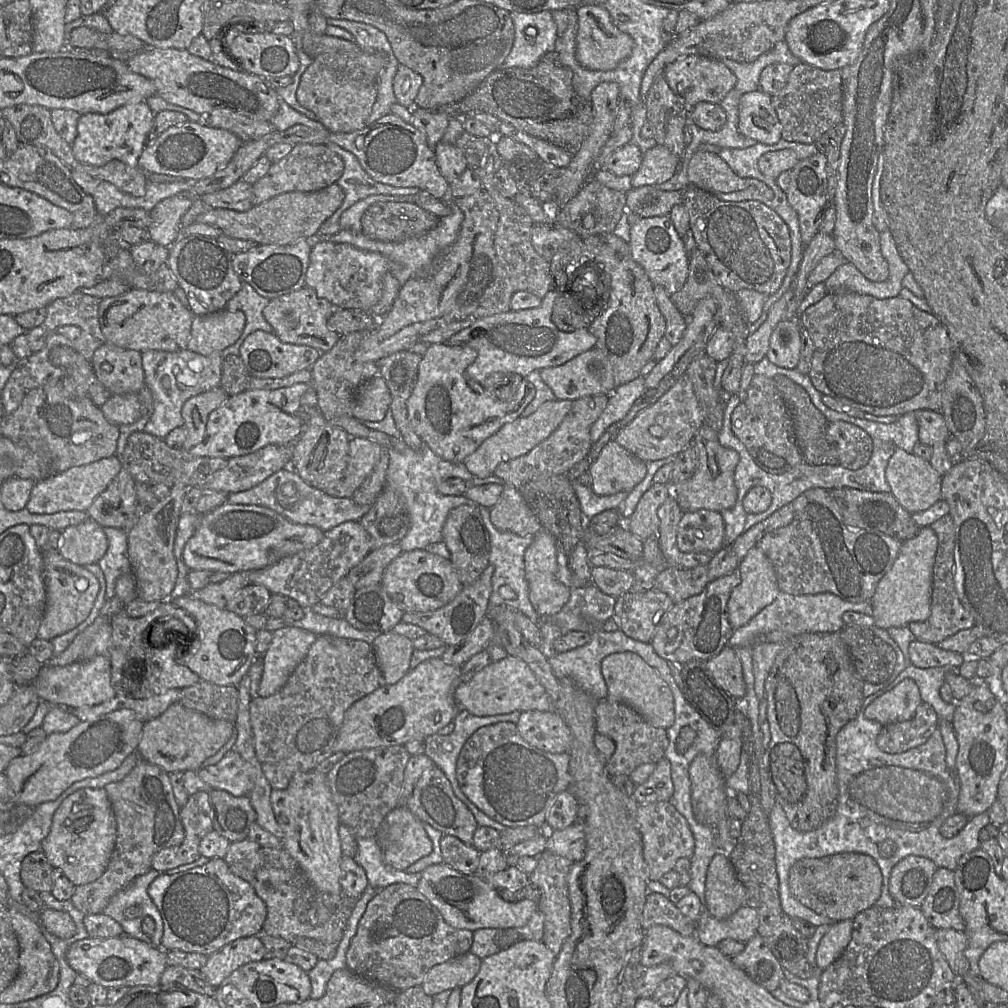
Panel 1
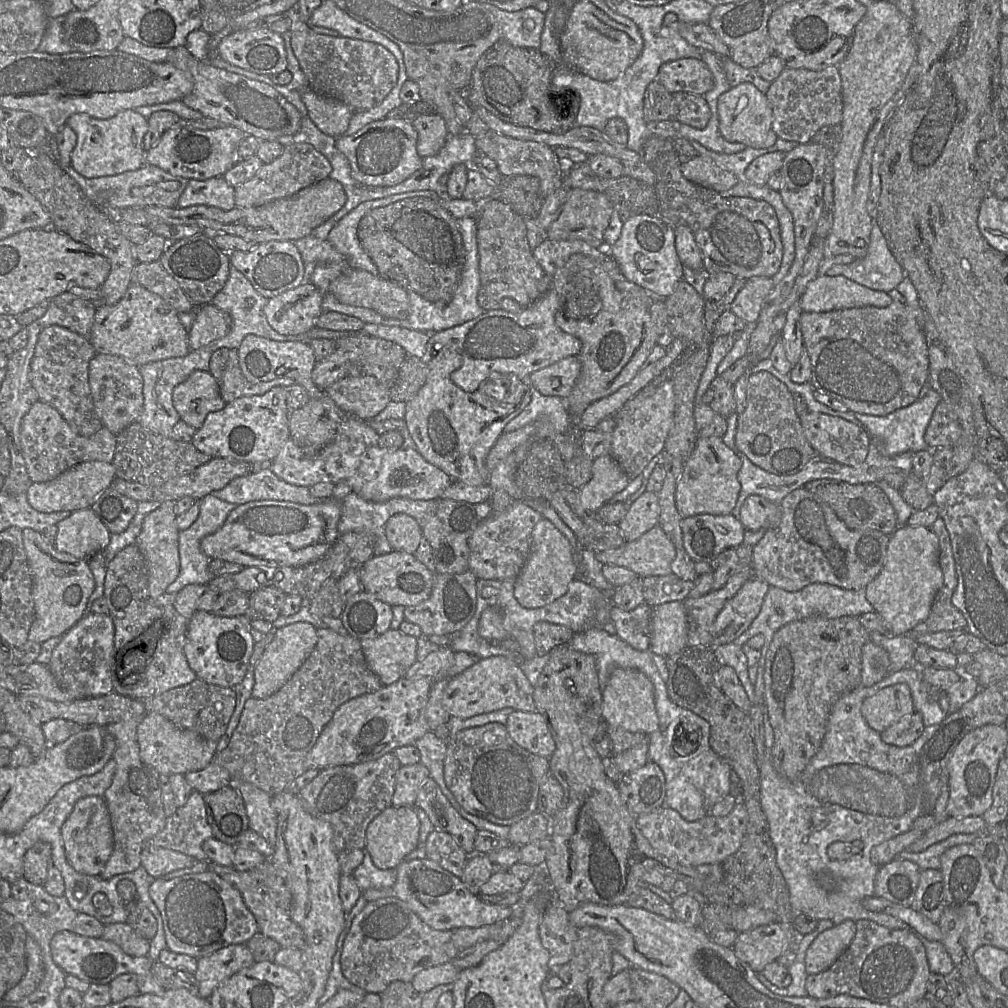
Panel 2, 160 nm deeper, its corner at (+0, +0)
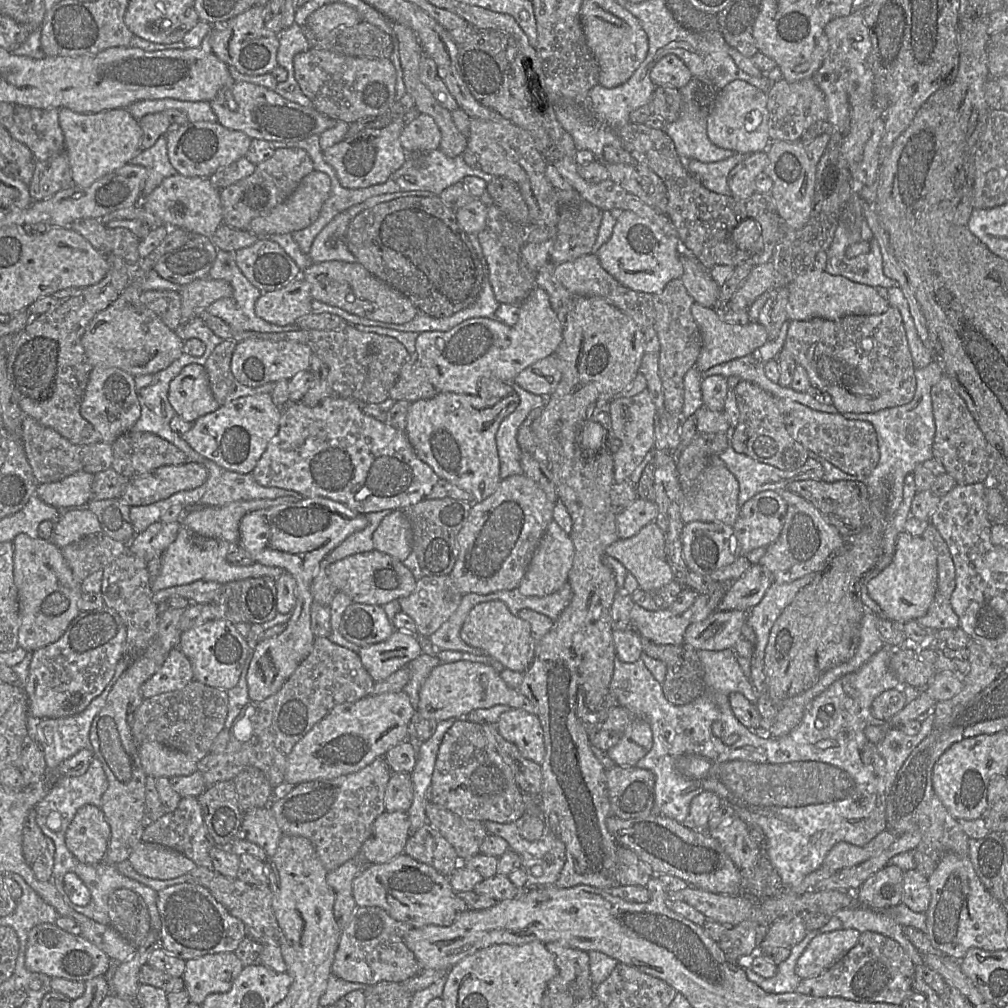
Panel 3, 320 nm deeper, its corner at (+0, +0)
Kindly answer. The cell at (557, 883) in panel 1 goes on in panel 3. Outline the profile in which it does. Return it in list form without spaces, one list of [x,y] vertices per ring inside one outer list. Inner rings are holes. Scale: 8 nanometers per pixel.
[[[558,942],[544,943],[554,954],[557,967],[556,976],[547,984],[550,993],[568,992],[576,1001],[594,996],[596,985],[590,976],[588,952],[562,945]]]

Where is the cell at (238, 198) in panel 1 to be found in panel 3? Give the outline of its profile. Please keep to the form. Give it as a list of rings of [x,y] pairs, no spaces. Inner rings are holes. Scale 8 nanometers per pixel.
[[[179,174],[167,177],[149,195],[142,198],[141,204],[162,220],[164,226],[170,229],[181,228],[190,234],[212,238],[217,228],[223,224],[220,190],[213,187],[208,178]]]

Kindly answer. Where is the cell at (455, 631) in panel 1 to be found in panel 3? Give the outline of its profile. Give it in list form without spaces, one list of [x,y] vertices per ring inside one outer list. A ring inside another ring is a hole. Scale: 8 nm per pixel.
[[[450,575],[423,576],[413,592],[398,602],[414,620],[416,633],[429,637],[456,611],[462,597]]]

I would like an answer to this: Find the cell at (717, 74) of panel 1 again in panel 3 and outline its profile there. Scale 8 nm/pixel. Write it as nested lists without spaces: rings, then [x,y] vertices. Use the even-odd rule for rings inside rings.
[[[669,54],[654,65],[650,78],[656,86],[681,89],[693,79],[693,75],[679,57]]]

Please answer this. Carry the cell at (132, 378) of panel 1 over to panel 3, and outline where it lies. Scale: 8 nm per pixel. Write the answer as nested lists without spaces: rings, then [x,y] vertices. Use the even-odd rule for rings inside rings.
[[[92,367],[80,413],[99,432],[101,441],[112,445],[119,436],[133,427],[141,415],[134,377],[119,368]]]

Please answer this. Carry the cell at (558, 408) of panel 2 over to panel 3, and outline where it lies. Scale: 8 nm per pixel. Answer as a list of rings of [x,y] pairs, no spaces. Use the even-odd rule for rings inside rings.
[[[512,382],[512,386],[520,398],[520,403],[510,415],[502,420],[496,433],[501,479],[524,474],[521,466],[523,451],[517,442],[517,432],[530,411],[544,406],[547,399],[547,397],[526,391],[516,383]]]

